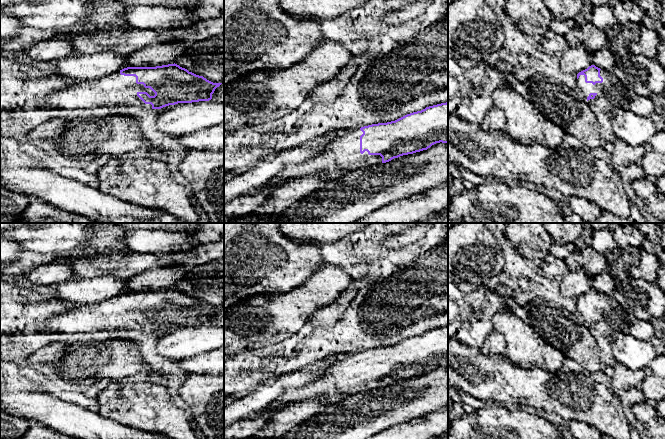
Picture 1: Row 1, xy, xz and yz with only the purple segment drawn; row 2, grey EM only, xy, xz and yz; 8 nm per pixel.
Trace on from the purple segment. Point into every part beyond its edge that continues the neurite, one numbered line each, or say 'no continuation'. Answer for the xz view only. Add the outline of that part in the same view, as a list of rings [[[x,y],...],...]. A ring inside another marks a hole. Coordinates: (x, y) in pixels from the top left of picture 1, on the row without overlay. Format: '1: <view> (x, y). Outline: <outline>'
1: xz (343, 379). Outline: [[[360,352],[349,353],[338,360],[325,374],[312,383],[297,389],[290,389],[275,399],[268,407],[252,418],[264,412],[278,412],[298,402],[311,399],[320,400],[326,406],[339,403],[350,395],[371,391],[382,387],[380,379],[360,377]]]

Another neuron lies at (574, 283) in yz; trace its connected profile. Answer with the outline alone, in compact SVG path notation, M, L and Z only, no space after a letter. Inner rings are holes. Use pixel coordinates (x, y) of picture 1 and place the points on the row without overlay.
M568 270L560 279L559 290L564 297L578 298L591 289L591 277L583 270Z

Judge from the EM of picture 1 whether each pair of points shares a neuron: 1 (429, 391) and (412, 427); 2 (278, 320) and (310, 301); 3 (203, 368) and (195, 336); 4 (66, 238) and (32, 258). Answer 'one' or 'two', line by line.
1: two
2: one
3: two
4: two

